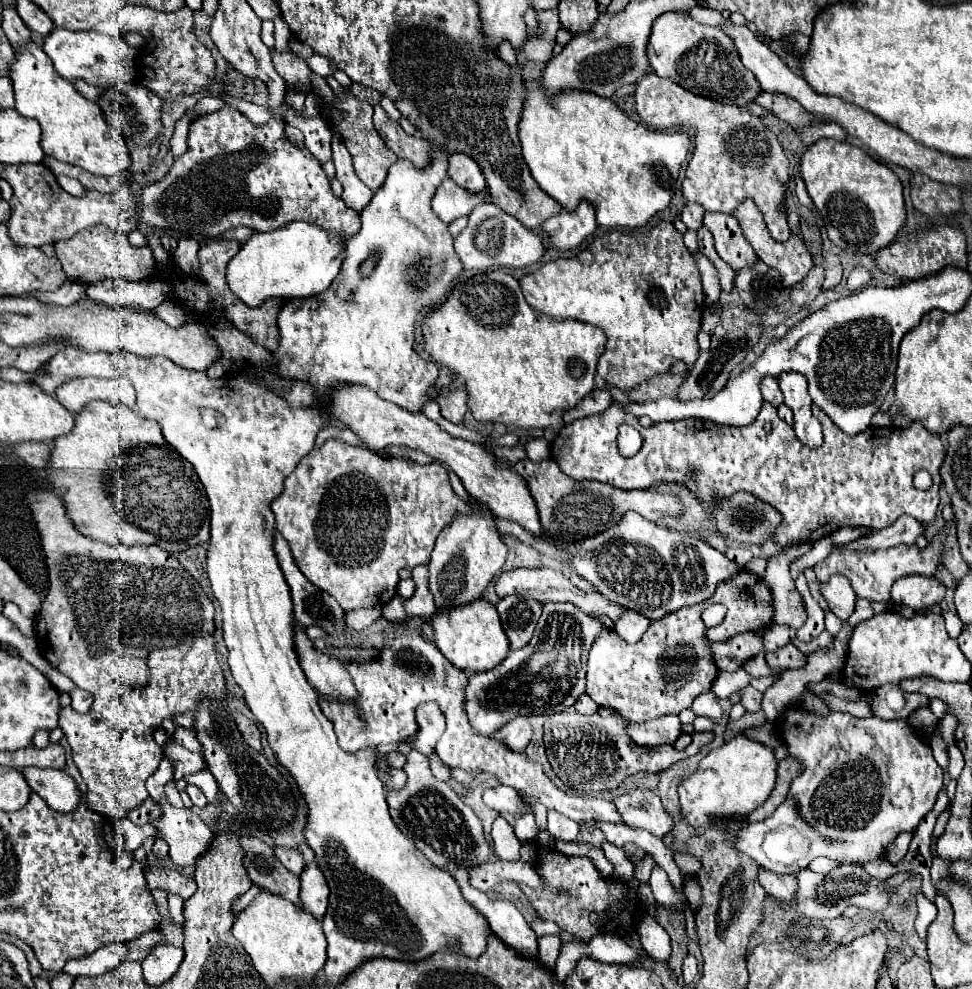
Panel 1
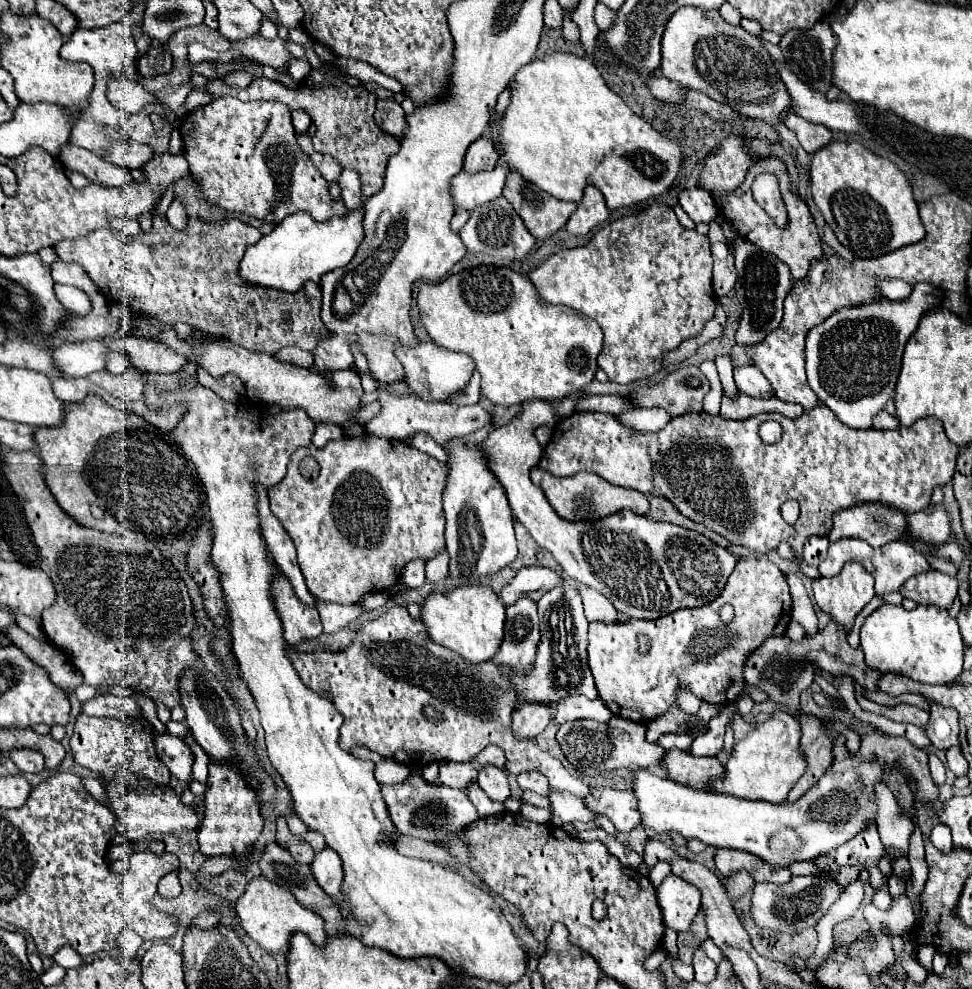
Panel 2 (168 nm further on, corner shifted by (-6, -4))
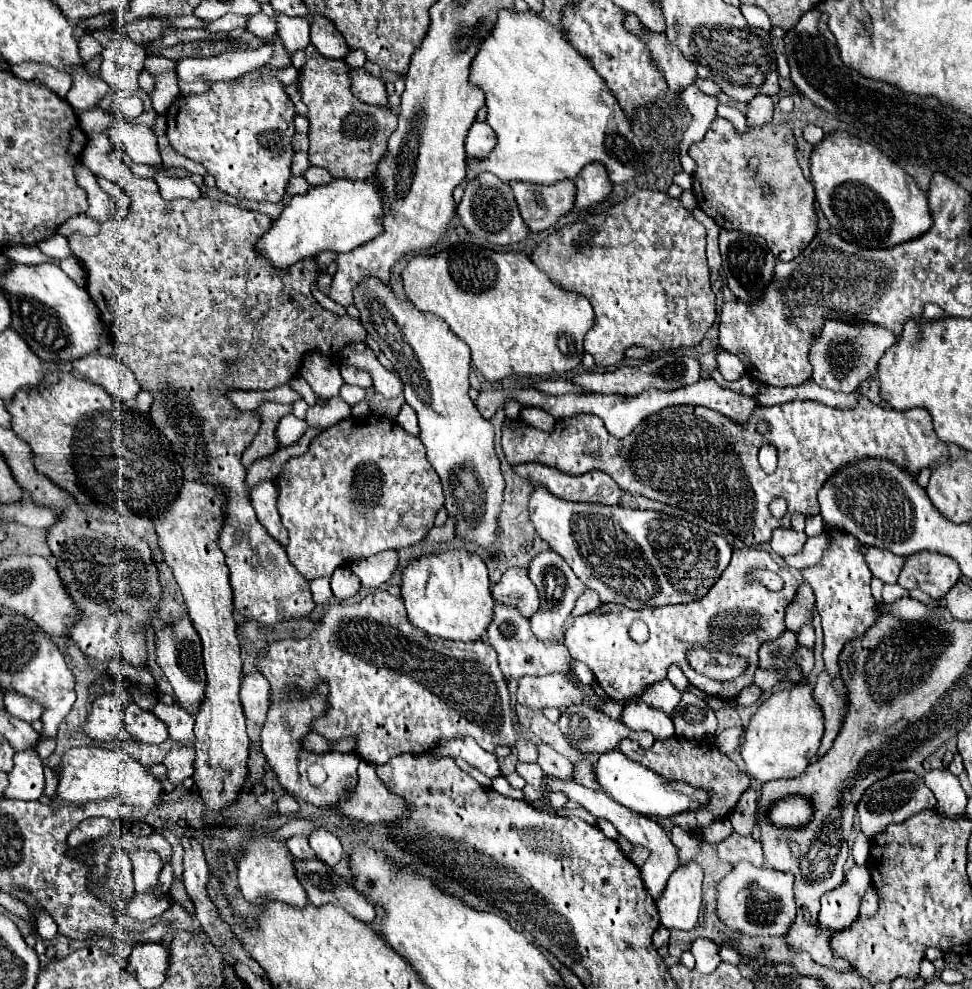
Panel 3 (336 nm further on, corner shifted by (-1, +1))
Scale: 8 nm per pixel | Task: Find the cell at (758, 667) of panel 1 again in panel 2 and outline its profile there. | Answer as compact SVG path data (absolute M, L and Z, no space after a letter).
M736 709L732 719L734 729L734 749L726 763L724 779L716 779L710 787L714 793L736 795L742 799L762 799L770 803L786 801L792 785L806 771L806 761L796 761L796 751L800 753L800 723L788 711L774 711L764 723L746 723Z

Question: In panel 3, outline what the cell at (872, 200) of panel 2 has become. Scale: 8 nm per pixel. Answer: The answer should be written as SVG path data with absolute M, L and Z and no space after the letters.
M825 136L811 154L811 184L815 188L815 200L819 202L825 218L831 224L831 232L847 242L863 248L887 248L901 242L915 240L931 226L931 214L925 194L917 188L915 180L899 168L889 156L877 150L873 144L863 142L857 136Z

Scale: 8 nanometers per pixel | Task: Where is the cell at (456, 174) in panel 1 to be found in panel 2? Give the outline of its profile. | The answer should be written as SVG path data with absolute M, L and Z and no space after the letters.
M482 135L468 147L464 171L478 173L478 171L484 171L484 169L494 169L496 163L498 163L498 151L496 151L492 137Z

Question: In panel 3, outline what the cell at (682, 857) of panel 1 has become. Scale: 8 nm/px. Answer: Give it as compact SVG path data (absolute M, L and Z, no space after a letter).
M733 832L729 838L725 838L723 842L717 844L717 856L719 856L719 860L729 862L731 866L735 866L741 860L747 860L747 862L755 864L757 868L761 868L765 862L761 844L757 840L753 840L751 836L741 836L737 832Z

